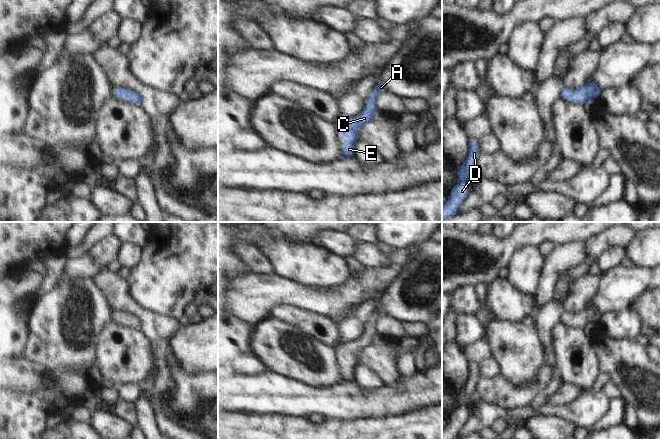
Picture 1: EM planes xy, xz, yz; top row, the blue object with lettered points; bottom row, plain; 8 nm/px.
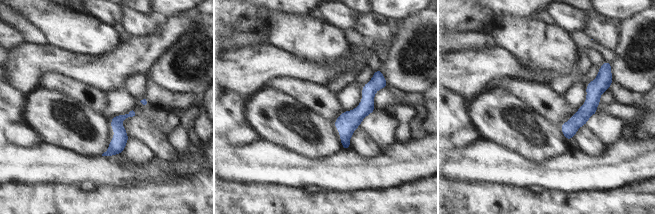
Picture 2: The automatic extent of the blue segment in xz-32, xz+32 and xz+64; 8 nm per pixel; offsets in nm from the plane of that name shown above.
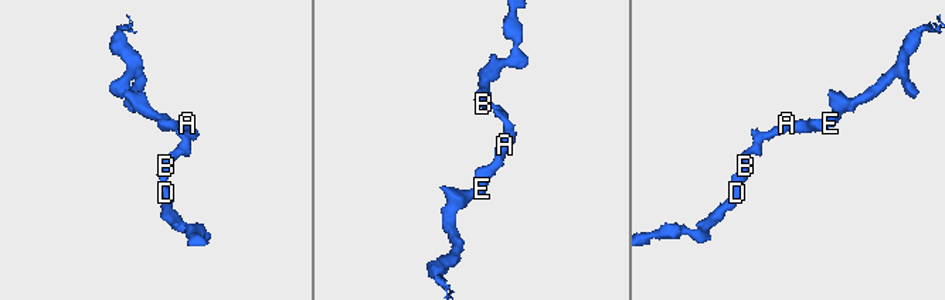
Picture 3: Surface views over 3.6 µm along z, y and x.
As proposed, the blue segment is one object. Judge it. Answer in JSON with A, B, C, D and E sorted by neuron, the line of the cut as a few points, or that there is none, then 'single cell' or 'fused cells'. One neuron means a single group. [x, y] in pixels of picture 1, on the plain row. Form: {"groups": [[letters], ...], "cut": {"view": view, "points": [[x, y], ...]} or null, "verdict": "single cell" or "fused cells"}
{"groups": [["A", "B", "C", "D", "E"]], "cut": null, "verdict": "single cell"}

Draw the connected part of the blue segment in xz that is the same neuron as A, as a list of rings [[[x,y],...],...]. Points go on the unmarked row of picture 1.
[[[376,308],[371,320],[366,325],[365,334],[359,340],[343,343],[339,346],[338,356],[342,360],[344,366],[344,372],[341,376],[341,382],[339,384],[344,381],[354,381],[354,370],[358,365],[357,356],[360,355],[364,349],[371,346],[378,337],[376,322],[380,316],[384,315],[387,315],[386,311],[381,308]]]

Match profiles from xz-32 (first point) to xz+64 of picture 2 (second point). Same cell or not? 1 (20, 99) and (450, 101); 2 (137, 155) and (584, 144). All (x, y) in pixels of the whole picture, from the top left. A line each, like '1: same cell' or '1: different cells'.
1: same cell
2: same cell

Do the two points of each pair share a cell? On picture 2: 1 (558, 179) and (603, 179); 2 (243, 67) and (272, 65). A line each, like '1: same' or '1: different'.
1: same
2: same

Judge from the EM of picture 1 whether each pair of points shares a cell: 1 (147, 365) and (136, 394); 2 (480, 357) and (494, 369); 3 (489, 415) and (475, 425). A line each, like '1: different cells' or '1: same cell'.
1: different cells
2: same cell
3: same cell

